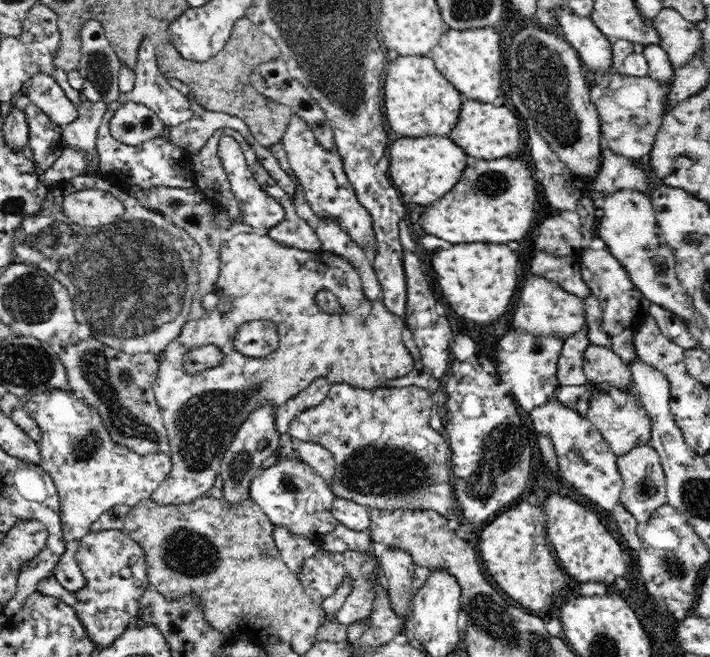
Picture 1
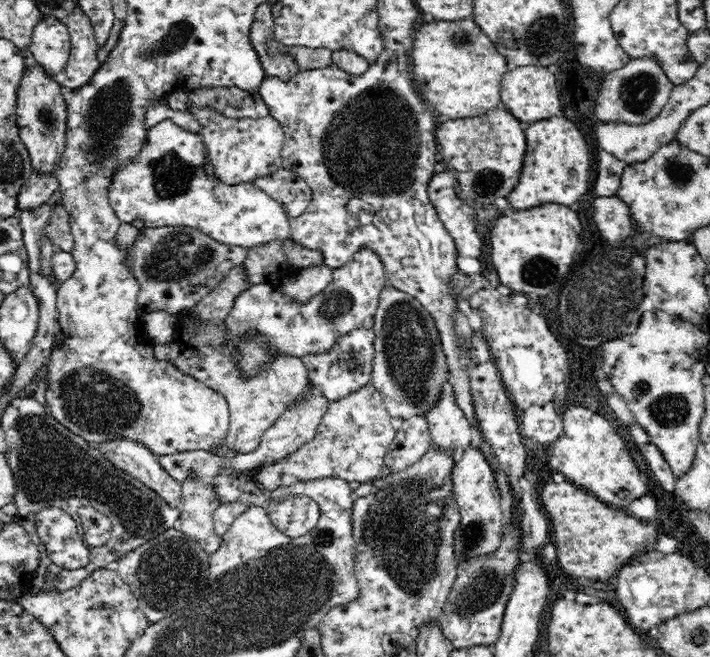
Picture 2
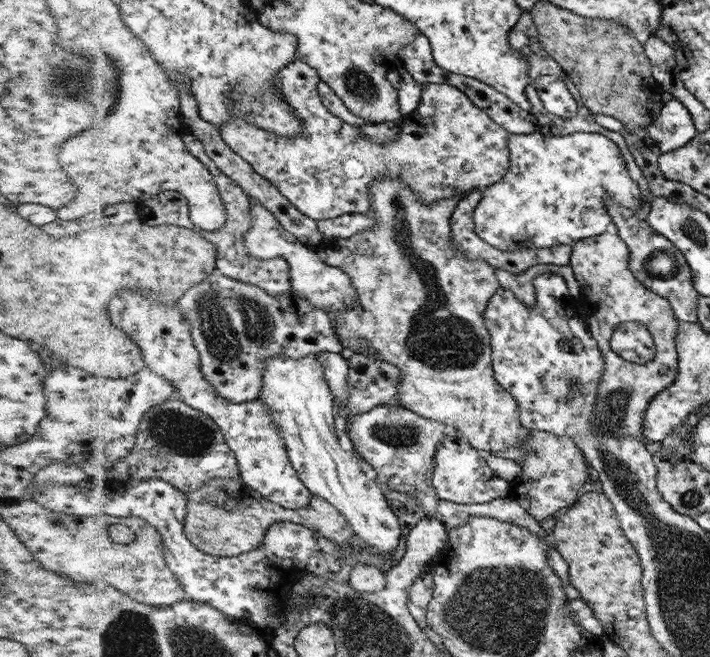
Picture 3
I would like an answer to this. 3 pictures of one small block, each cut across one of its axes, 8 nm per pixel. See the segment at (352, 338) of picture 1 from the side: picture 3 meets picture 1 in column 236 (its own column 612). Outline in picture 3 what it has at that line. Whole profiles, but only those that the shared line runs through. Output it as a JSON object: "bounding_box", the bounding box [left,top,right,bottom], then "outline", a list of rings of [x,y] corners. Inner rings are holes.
{"bounding_box":[569,233,680,439],"outline":[[[602,233],[588,239],[580,239],[572,246],[569,265],[579,282],[582,302],[587,308],[587,327],[590,336],[596,340],[603,354],[605,372],[599,380],[598,399],[595,402],[595,419],[601,429],[609,433],[630,435],[635,439],[643,437],[645,410],[649,402],[669,387],[680,367],[676,338],[679,319],[666,297],[658,296],[634,278],[631,264],[631,250],[619,235]],[[625,322],[641,322],[648,326],[655,343],[655,357],[646,364],[624,360],[610,345],[614,329]]]}

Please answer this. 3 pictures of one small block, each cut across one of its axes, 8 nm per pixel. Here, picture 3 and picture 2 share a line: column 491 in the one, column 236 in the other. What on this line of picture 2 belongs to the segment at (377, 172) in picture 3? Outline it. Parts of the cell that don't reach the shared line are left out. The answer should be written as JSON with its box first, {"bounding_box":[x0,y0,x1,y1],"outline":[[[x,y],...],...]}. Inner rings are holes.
{"bounding_box":[186,102,285,186],"outline":[[[191,102],[186,111],[201,124],[208,160],[215,168],[216,176],[224,184],[234,186],[253,182],[257,178],[268,176],[284,168],[281,150],[285,137],[279,120],[273,119],[270,115],[257,119],[234,119],[224,116],[210,106],[201,110]]]}

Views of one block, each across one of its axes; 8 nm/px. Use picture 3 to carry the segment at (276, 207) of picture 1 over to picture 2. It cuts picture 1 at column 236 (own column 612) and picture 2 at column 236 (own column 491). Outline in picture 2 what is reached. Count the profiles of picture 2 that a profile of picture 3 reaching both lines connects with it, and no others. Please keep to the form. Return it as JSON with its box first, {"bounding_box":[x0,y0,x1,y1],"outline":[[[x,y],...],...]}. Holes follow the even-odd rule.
{"bounding_box":[108,120,290,249],"outline":[[[162,120],[157,126],[154,126],[148,132],[148,138],[145,141],[144,147],[142,147],[136,156],[132,157],[132,160],[128,164],[121,165],[118,167],[112,175],[111,180],[109,181],[108,187],[108,197],[112,209],[115,211],[115,214],[121,222],[126,222],[128,224],[134,225],[134,227],[139,228],[140,230],[146,230],[147,228],[156,228],[156,227],[179,227],[179,226],[189,226],[190,228],[200,229],[203,233],[208,233],[211,237],[215,238],[217,241],[220,241],[222,244],[229,245],[240,245],[247,249],[256,247],[262,247],[263,244],[271,243],[272,240],[284,240],[287,237],[290,237],[290,218],[284,213],[284,208],[280,204],[268,196],[265,192],[262,192],[259,188],[256,188],[252,182],[244,182],[236,184],[234,186],[229,184],[224,184],[223,182],[213,182],[213,179],[210,179],[205,171],[203,170],[205,158],[206,158],[206,148],[204,145],[204,139],[202,139],[202,132],[198,135],[190,133],[177,124],[174,124],[170,120]]]}

